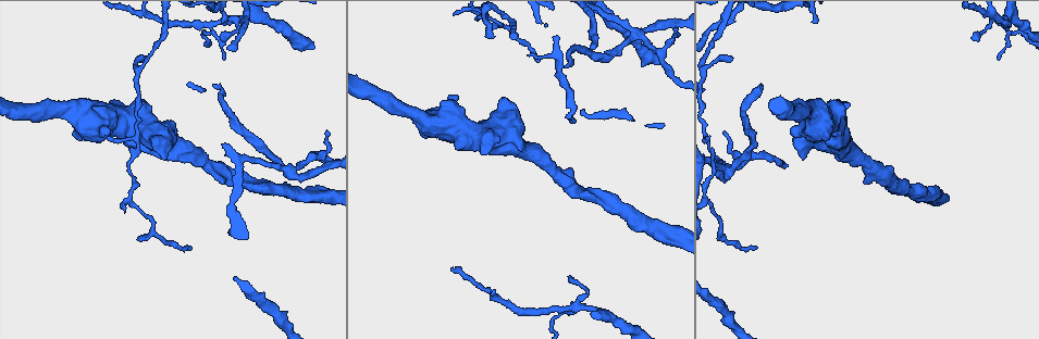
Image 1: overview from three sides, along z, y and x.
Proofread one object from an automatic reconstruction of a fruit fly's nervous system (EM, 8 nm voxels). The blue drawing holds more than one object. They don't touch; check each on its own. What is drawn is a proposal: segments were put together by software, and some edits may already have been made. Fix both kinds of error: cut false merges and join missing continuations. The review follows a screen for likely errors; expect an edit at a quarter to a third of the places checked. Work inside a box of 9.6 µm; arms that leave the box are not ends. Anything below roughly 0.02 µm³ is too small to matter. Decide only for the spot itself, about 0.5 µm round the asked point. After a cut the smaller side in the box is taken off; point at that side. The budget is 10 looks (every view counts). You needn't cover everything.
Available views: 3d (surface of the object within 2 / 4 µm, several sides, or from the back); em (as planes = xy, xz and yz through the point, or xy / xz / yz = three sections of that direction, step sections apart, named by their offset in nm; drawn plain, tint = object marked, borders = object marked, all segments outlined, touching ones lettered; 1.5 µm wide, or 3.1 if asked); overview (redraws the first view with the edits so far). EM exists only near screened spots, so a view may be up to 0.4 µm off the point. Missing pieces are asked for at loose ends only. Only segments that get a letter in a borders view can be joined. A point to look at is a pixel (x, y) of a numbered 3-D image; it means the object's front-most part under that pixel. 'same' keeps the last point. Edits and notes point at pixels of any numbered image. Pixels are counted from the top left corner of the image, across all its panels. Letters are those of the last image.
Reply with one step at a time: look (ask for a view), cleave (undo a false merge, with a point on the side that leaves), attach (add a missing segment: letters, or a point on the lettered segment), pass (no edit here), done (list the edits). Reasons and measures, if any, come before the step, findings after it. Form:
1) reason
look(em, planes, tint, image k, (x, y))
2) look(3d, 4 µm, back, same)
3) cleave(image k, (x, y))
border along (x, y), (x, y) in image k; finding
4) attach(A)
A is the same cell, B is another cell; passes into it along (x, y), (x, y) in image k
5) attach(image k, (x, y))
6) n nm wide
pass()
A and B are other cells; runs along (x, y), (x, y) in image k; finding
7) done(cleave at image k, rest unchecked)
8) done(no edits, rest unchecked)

four or more arms meet
look(em, xy, step 4, plain, image 1, (632, 30))

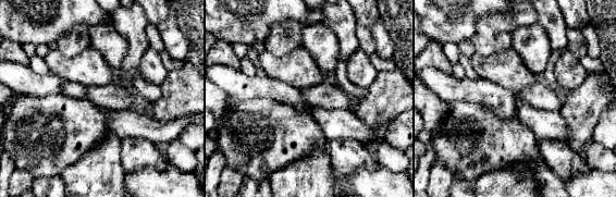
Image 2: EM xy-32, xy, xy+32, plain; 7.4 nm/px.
see the neighbours
look(em, xy, step 4, borders, same)

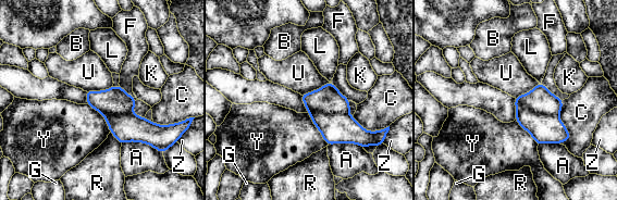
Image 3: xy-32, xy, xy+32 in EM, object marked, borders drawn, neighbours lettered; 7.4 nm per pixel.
240 nm wide
cleave(image 3, (545, 128))
A, B, C, F, G, K, L, R, U, Y and Z are other cells; border along (515, 99), (534, 111), (557, 115) in image 3; two neurons meet here

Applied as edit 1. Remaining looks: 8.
tapers out
look(3d, 4 µm, image 1, (492, 36))

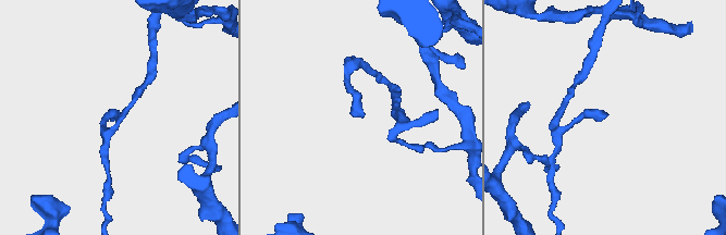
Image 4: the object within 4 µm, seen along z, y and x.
shape alone is not enough
look(em, planes, plain, image 4, (119, 113))

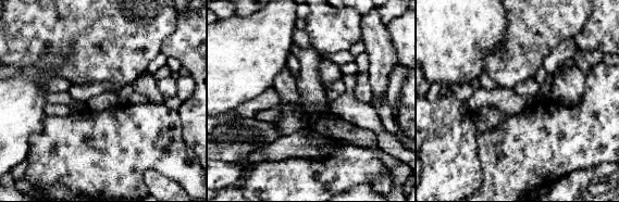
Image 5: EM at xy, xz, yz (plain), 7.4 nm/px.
what lies round it
look(em, planes, borders, same)

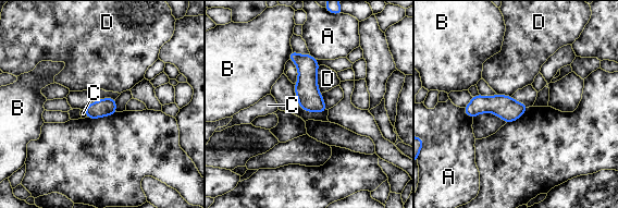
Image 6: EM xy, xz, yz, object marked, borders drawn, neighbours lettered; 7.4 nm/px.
pass()
A, B, C and D are other cells; no lettered segment goes on from it

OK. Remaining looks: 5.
an open end
look(3d, 4 µm, image 1, (999, 58))

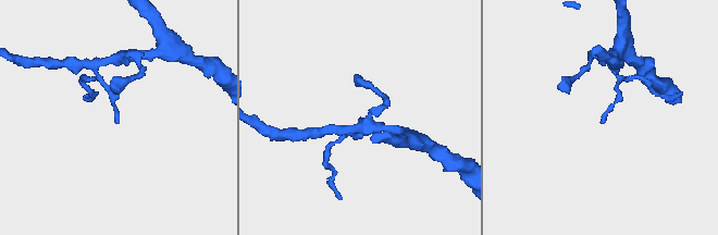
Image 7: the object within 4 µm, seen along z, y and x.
look(em, planes, borders, image 7, (118, 121))

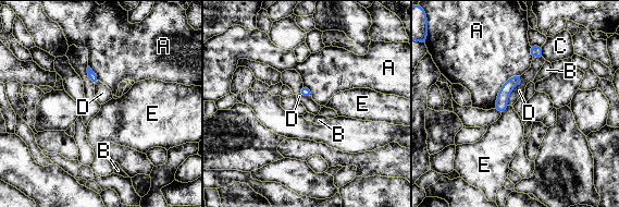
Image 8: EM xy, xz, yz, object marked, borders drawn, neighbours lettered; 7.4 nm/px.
A touches over 340 nm
pass()
A, B, C, D and E are other cells; no lettered segment goes on from it

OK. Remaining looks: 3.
done(cleave at image 3, rest unchecked)

